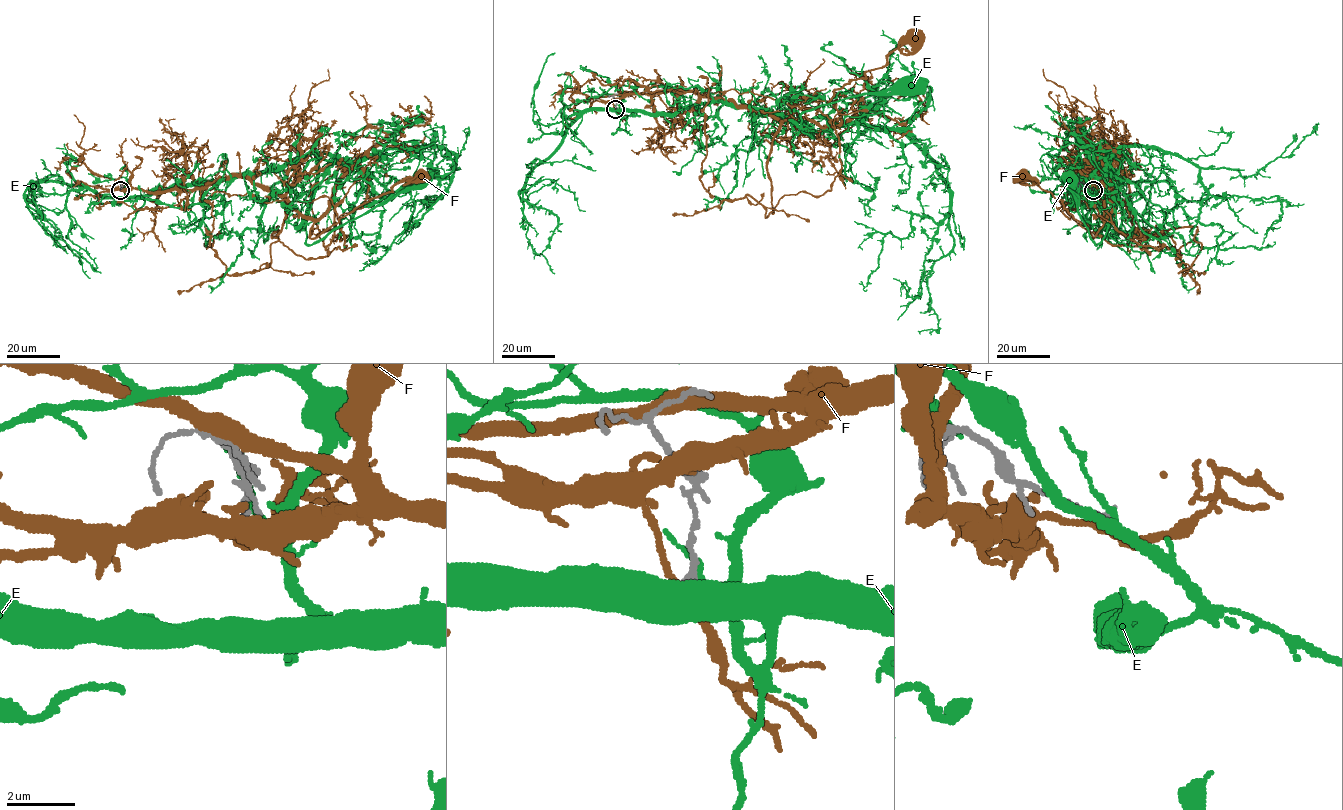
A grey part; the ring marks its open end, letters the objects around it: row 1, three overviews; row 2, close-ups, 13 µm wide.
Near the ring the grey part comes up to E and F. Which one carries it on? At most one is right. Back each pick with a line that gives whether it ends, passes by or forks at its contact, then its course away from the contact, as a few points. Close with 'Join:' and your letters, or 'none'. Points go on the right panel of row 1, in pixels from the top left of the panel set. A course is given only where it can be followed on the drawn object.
Join: none

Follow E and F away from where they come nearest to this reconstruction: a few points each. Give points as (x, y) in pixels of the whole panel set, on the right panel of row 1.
E: (1092, 188), (1099, 195), (1086, 179), (1103, 159), (1109, 223), (1096, 244), (1079, 214), (1071, 180)
F: (1092, 189), (1074, 189), (1087, 176), (1104, 200), (1103, 225), (1092, 238), (1061, 200), (1023, 176)

